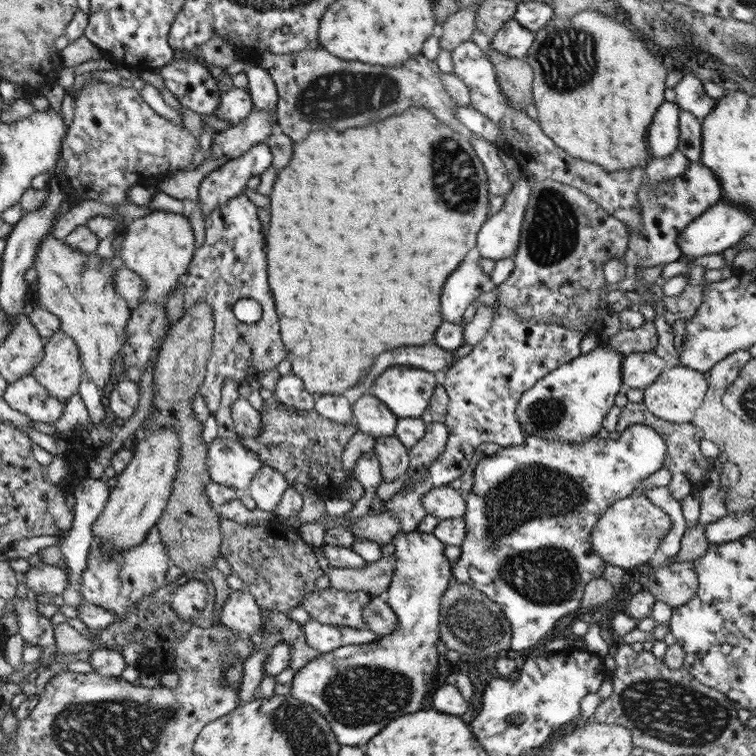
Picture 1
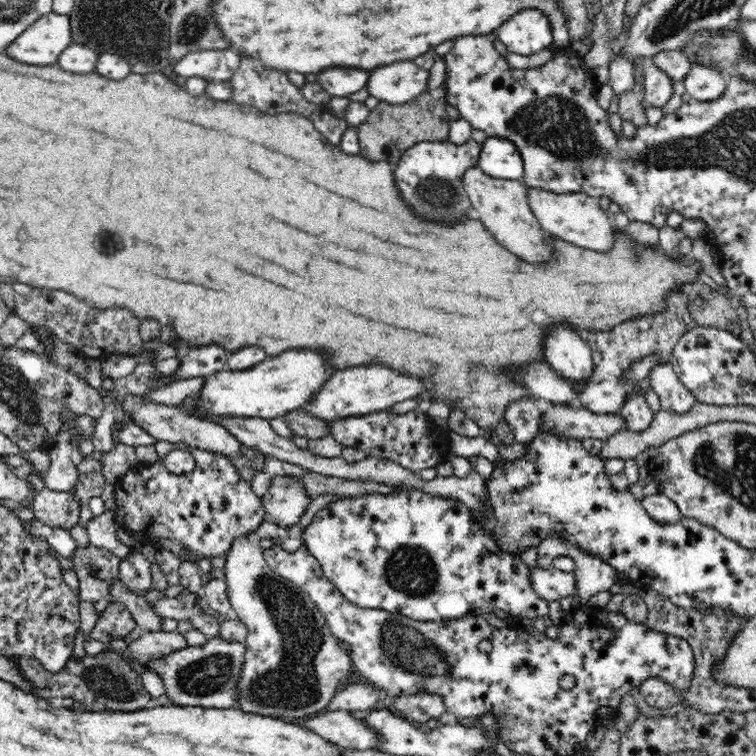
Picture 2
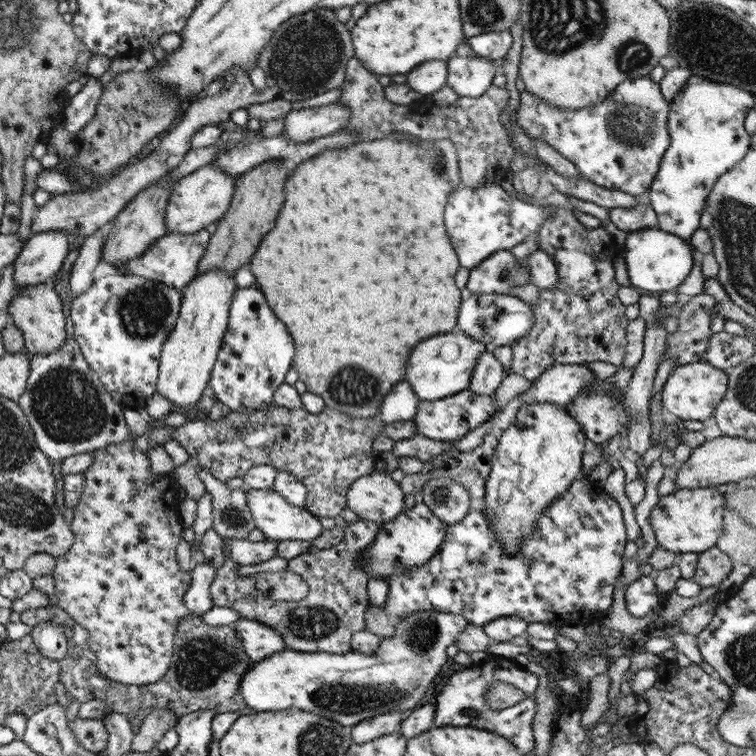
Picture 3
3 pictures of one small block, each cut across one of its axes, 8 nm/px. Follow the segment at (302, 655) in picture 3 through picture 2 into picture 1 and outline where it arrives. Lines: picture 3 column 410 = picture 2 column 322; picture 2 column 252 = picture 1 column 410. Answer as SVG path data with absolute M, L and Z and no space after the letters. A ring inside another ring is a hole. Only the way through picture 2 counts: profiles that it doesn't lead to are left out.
M416 530L412 533L396 533L393 536L393 543L397 561L390 586L383 597L398 617L398 628L368 644L341 646L323 653L297 670L291 682L289 694L320 712L332 726L341 746L363 748L374 734L378 734L386 726L386 722L392 722L404 714L419 712L427 706L428 686L435 677L438 666L440 655L436 651L436 642L441 638L439 627L441 598L453 580L452 562L443 553L446 544L433 533L426 534Z

